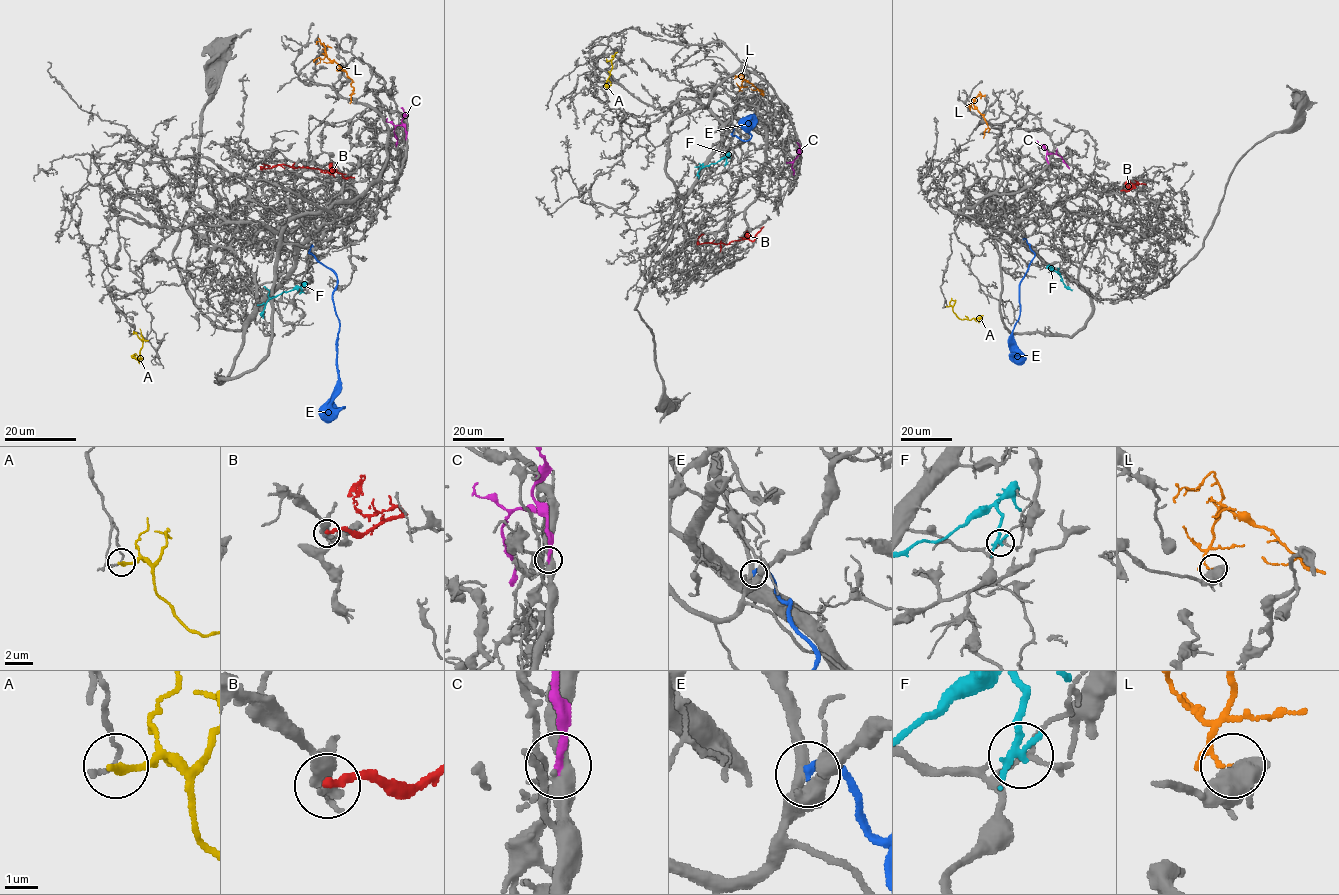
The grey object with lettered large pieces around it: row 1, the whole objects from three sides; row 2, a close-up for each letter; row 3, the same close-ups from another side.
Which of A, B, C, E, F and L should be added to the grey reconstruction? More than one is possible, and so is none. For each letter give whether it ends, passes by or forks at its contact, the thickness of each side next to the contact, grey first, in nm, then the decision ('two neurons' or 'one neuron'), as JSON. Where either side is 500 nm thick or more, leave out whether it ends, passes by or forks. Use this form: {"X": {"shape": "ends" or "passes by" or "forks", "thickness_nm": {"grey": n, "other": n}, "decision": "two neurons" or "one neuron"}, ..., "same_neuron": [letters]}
{"A": {"shape": "ends", "thickness_nm": {"grey": 160, "other": 240}, "decision": "two neurons"}, "B": {"shape": "ends", "thickness_nm": {"grey": 320, "other": 240}, "decision": "two neurons"}, "C": {"shape": "ends", "thickness_nm": {"grey": 400, "other": 260}, "decision": "two neurons"}, "E": {"shape": "ends", "thickness_nm": {"grey": 360, "other": 240}, "decision": "two neurons"}, "F": {"shape": "ends", "thickness_nm": {"grey": 110, "other": 320}, "decision": "two neurons"}, "L": {"shape": "passes by", "thickness_nm": {"grey": 200, "other": 100}, "decision": "two neurons"}, "same_neuron": []}

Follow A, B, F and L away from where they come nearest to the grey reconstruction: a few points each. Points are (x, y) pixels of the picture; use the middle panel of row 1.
A: (615, 52), (606, 83), (611, 85)
B: (762, 227), (753, 241), (699, 243), (697, 238), (704, 234)
F: (726, 164), (726, 159), (722, 157), (704, 166), (698, 171), (699, 178)
L: (741, 90), (743, 79), (762, 94), (760, 89)

